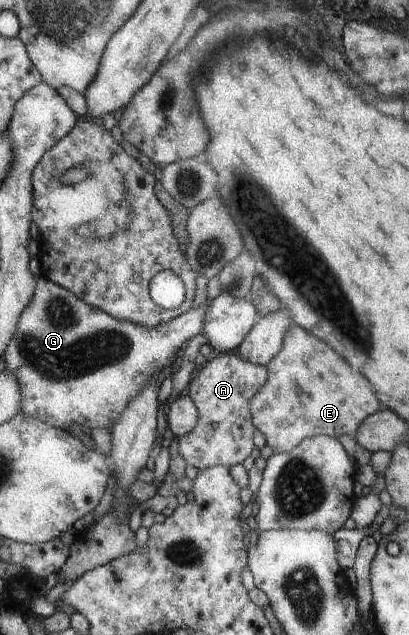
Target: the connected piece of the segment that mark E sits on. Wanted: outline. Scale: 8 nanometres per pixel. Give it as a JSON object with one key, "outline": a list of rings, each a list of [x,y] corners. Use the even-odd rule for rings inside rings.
{"outline":[[[293,323],[284,337],[280,352],[265,365],[268,371],[267,381],[250,401],[253,425],[263,433],[266,445],[274,453],[288,452],[311,436],[341,437],[349,435],[355,439],[360,425],[369,416],[383,409],[378,397],[375,397],[369,381],[353,371],[329,345],[321,341],[308,330]]]}

